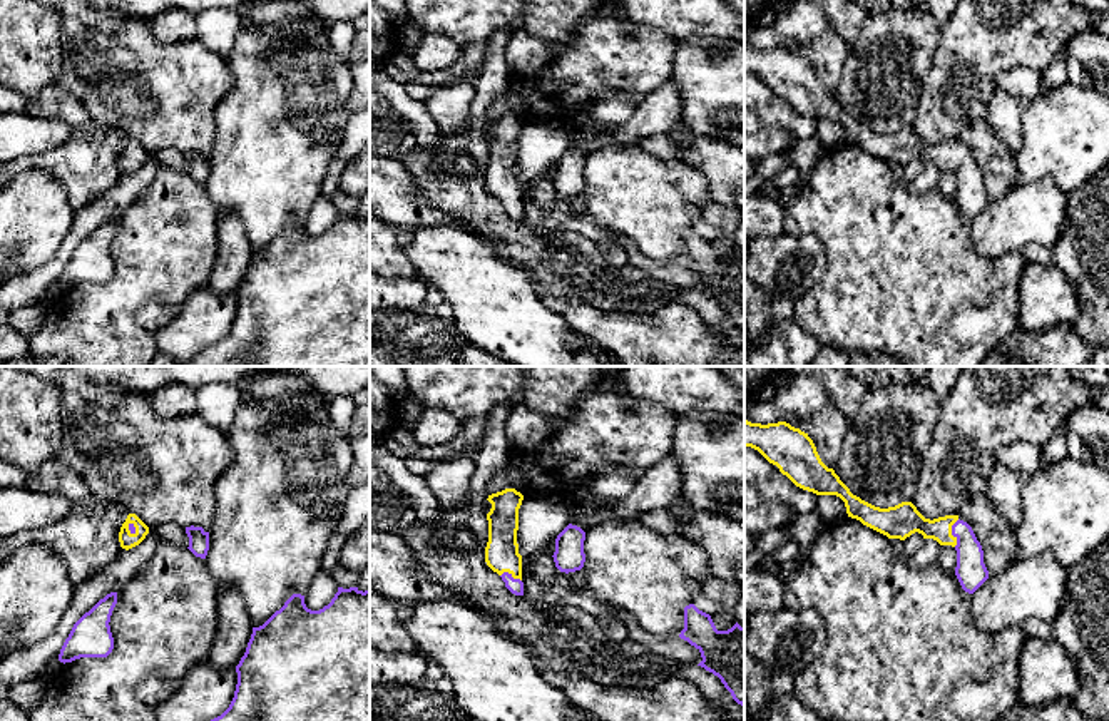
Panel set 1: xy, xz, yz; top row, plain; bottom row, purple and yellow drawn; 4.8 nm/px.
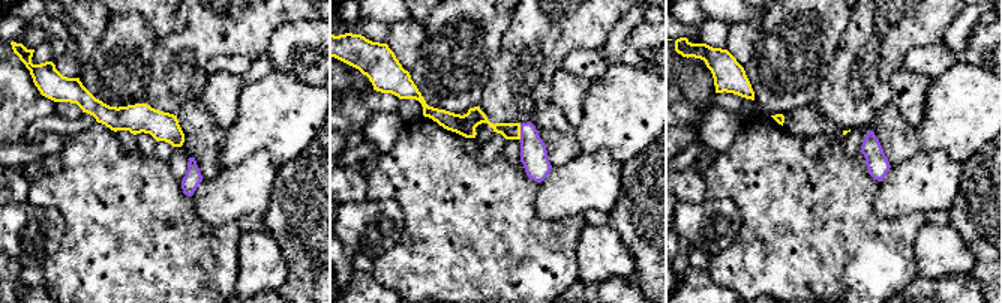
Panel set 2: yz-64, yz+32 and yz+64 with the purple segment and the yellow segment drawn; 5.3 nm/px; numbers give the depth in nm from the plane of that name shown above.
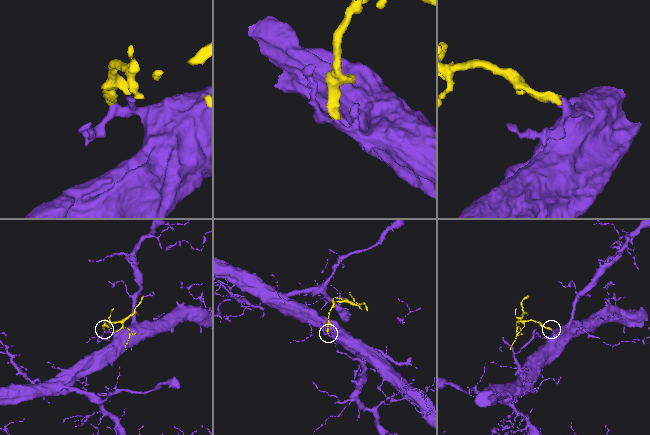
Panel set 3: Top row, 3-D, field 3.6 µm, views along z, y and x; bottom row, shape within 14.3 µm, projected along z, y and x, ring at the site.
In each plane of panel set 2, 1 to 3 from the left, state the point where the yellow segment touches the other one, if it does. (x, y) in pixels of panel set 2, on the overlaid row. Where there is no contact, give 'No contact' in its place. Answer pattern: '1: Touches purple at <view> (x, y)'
1: No contact
2: Touches purple at yz+32 (521, 132)
3: No contact

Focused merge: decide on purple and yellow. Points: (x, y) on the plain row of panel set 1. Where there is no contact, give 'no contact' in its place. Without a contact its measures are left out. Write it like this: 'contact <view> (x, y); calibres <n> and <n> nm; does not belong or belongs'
contact yz (952, 158); calibres 150 and 160 nm; belongs

